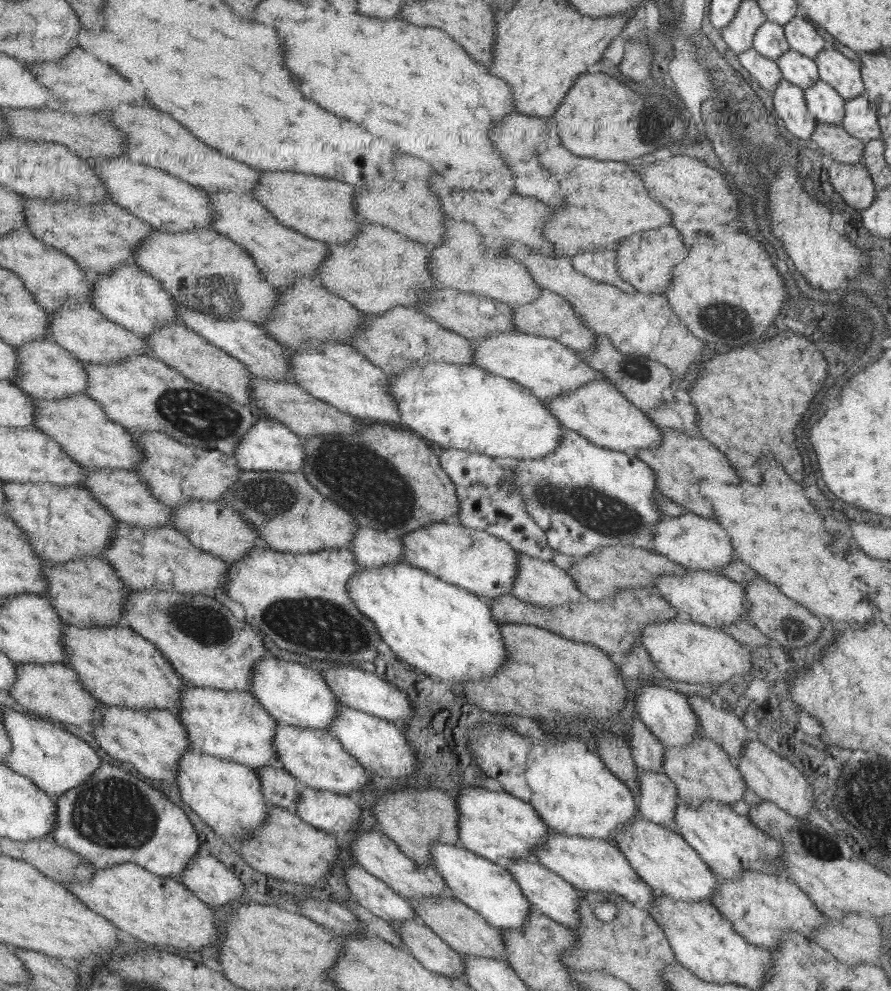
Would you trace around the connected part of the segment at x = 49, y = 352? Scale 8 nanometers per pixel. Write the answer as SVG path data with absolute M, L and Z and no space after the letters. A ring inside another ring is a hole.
M37 340L17 346L18 378L13 384L24 390L32 398L63 400L72 394L83 393L88 385L88 375L83 362L68 350L62 349L51 340Z

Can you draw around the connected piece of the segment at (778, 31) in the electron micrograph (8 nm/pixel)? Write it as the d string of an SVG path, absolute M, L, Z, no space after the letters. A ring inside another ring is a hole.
M766 20L752 40L752 49L757 54L764 55L769 60L779 58L781 54L788 51L788 42L784 37L782 25Z

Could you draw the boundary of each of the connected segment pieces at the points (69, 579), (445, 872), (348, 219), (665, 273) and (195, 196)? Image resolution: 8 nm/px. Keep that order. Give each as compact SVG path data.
M81 556L65 563L45 560L44 577L48 583L48 596L45 596L47 602L63 624L75 627L119 625L121 607L128 598L129 588L121 582L116 570L104 558Z
M434 842L430 850L432 851L431 867L441 875L441 878L444 878L449 896L472 908L492 927L507 929L524 926L532 906L524 898L516 879L507 869L481 855L473 854L472 851L468 851L459 844Z
M263 171L259 174L260 180L251 195L276 217L277 222L326 244L343 244L356 235L362 219L352 204L356 190L350 183L301 172Z
M660 226L621 238L614 249L616 251L616 268L620 277L634 286L640 293L663 294L668 289L674 277L672 270L677 268L677 262L685 258L687 248L681 244L679 232L671 226Z
M119 157L87 161L102 180L108 200L124 208L129 214L149 223L154 229L179 232L194 228L211 228L213 211L209 205L208 193L193 187L191 183L175 178L165 171L137 165Z

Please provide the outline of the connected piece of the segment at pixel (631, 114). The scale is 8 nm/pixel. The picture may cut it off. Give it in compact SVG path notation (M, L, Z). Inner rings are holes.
M585 73L577 78L577 86L573 85L573 90L568 90L567 96L560 101L560 106L552 114L555 119L555 130L559 130L559 140L561 146L567 150L573 150L572 154L577 154L584 158L595 158L598 161L629 160L629 158L639 158L643 154L649 154L655 150L655 146L643 144L641 142L641 132L639 132L639 116L643 108L645 98L637 92L633 92L627 84L621 80L615 80L613 76L606 73Z

